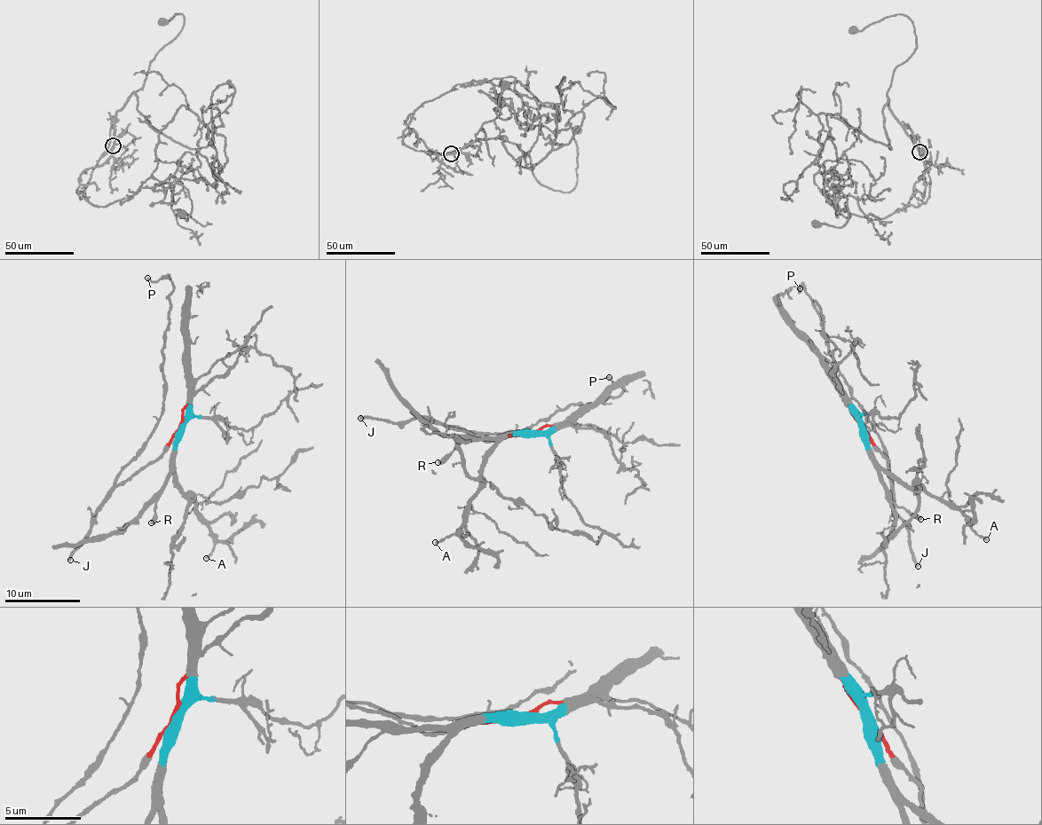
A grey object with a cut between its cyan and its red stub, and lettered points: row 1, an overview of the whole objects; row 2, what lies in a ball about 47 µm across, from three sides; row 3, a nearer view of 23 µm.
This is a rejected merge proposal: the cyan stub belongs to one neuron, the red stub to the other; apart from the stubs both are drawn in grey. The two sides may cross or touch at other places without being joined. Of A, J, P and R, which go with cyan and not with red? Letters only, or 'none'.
A, R

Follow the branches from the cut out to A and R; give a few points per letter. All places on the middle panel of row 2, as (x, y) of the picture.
A: (532, 434), (512, 433), (496, 445), (484, 467), (483, 486), (472, 498), (464, 522), (453, 532), (435, 542)
R: (532, 434), (517, 432), (500, 437), (473, 438), (461, 443), (438, 461)

